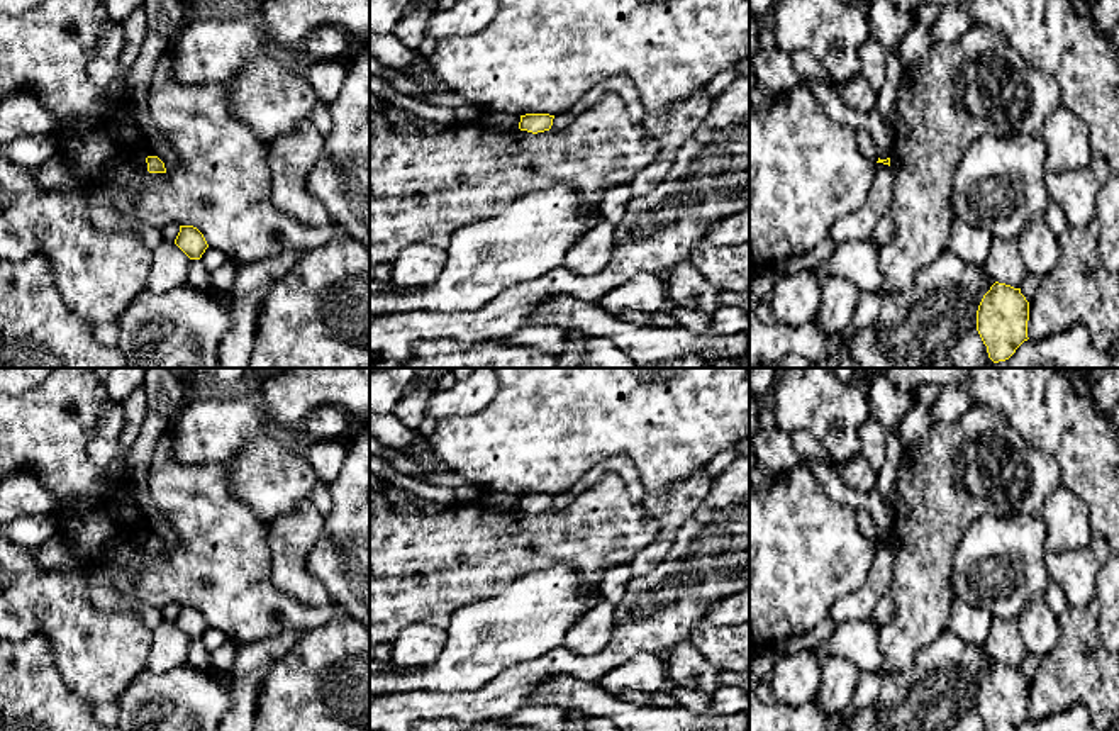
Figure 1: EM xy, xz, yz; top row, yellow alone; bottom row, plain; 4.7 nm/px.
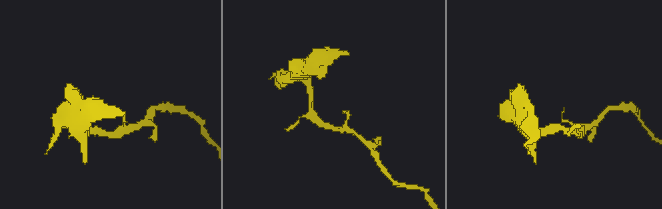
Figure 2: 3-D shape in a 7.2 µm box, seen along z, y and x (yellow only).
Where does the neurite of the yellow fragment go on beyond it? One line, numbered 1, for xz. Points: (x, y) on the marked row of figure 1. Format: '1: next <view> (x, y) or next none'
1: next none

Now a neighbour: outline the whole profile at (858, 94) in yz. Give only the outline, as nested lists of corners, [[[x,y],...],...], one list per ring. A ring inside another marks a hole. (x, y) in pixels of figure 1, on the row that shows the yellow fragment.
[[[861,75],[841,83],[841,95],[844,103],[860,114],[877,109],[878,92]]]

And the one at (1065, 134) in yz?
[[[1060,105],[1044,122],[1046,173],[1077,171],[1090,166],[1090,134],[1085,122]]]

